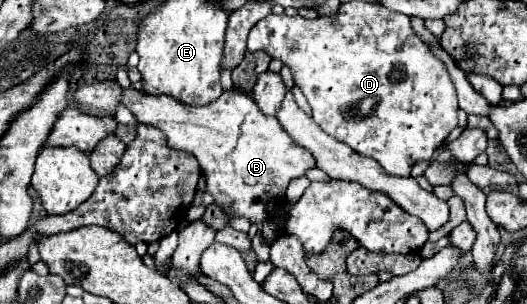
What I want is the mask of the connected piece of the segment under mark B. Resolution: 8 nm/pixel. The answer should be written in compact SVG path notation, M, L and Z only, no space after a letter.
M103 81L93 85L83 83L75 99L83 109L105 111L117 111L117 103L121 101L131 109L137 121L161 129L169 145L193 153L207 177L207 193L215 197L227 221L247 217L261 223L267 203L283 195L291 179L303 177L315 167L315 157L293 141L275 117L263 115L251 97L235 89L223 91L217 101L205 107L187 107L167 95L145 95L133 87L123 91L117 81Z

